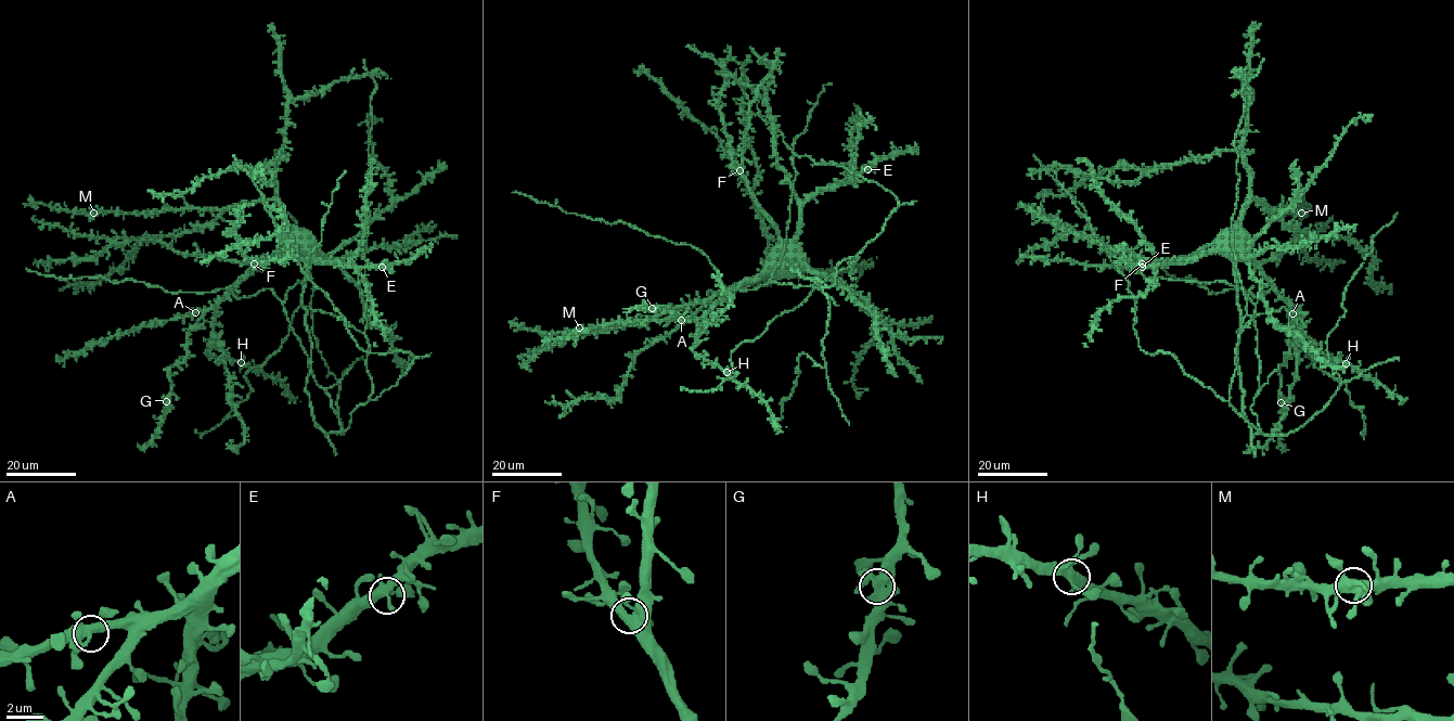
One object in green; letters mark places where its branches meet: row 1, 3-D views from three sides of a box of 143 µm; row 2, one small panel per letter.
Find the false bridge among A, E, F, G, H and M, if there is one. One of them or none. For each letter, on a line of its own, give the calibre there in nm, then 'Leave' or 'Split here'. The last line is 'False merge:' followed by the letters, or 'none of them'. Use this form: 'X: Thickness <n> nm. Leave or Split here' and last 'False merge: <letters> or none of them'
A: Thickness 400 nm. Leave
E: Thickness 400 nm. Leave
F: Thickness 460 nm. Leave
G: Thickness 440 nm. Leave
H: Thickness 400 nm. Leave
M: Thickness 420 nm. Leave
False merge: none of them

